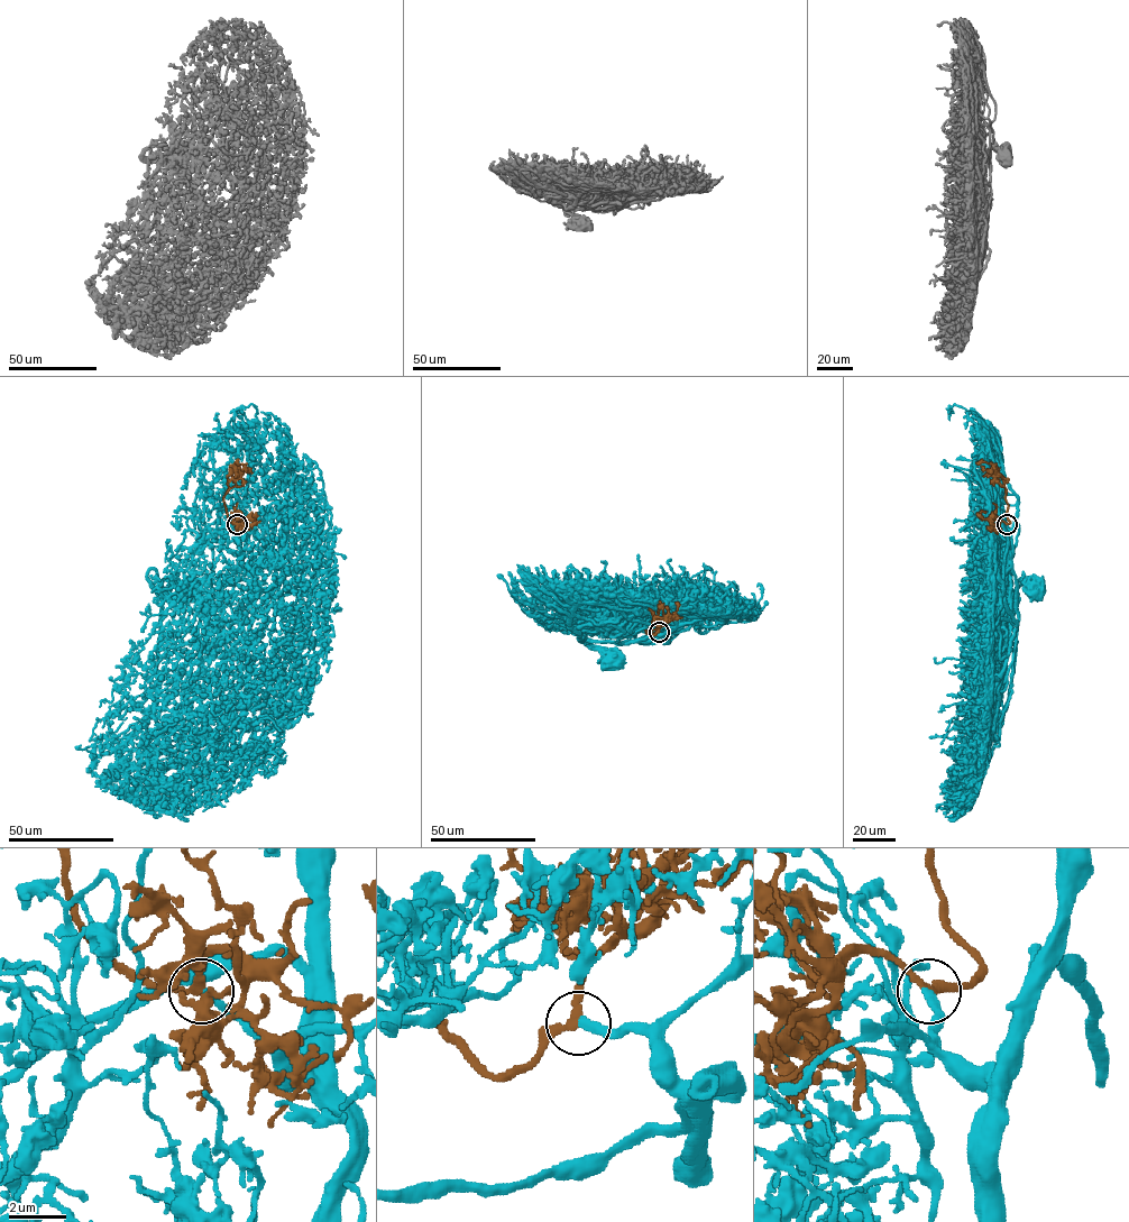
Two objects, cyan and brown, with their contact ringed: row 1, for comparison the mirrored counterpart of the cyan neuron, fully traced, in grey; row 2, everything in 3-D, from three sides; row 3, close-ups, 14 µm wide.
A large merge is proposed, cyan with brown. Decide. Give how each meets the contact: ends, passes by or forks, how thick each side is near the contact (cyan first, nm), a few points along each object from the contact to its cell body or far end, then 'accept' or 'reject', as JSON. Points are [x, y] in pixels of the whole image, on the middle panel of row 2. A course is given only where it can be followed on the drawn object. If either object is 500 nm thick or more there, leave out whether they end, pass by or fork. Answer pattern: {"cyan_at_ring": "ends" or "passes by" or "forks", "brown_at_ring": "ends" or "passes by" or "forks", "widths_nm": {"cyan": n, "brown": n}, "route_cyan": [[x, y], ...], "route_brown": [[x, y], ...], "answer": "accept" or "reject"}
{"cyan_at_ring": "ends", "brown_at_ring": "passes by", "widths_nm": {"cyan": 300, "brown": 240}, "route_cyan": [[659, 632], [670, 635], [620, 643], [591, 641], [615, 659]], "route_brown": [[659, 631], [652, 635], [645, 631], [654, 632], [662, 622], [658, 615], [659, 600]], "answer": "accept"}

